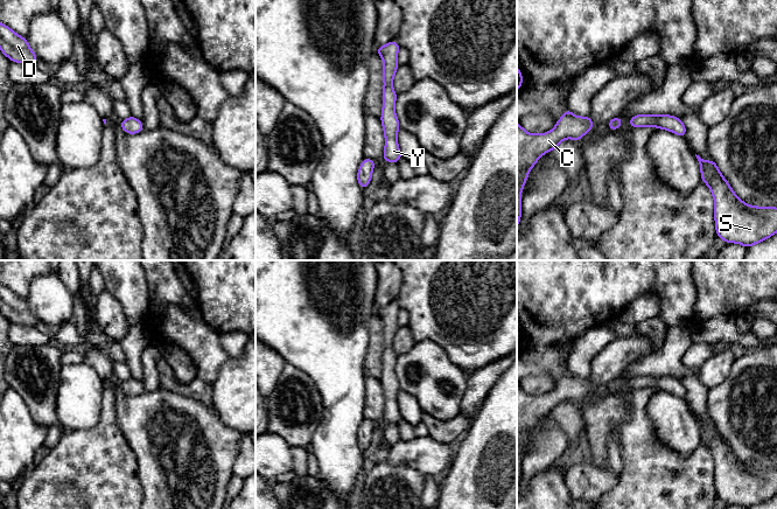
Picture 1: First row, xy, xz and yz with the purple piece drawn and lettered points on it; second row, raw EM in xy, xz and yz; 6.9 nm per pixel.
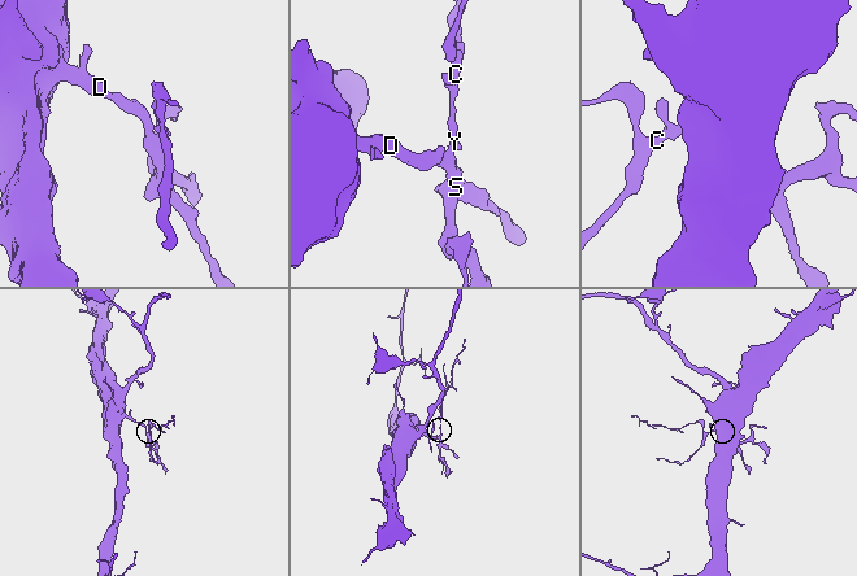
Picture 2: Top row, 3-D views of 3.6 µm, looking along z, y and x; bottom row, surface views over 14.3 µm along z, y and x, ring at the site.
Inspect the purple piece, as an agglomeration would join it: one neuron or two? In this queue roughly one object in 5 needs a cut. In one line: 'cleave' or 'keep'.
keep

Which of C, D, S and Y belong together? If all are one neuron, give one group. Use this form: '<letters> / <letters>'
C D S Y

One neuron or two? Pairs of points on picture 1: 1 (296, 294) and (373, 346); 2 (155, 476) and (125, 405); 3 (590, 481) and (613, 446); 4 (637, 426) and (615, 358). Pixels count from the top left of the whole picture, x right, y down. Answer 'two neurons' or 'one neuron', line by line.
1: two neurons
2: one neuron
3: one neuron
4: two neurons

